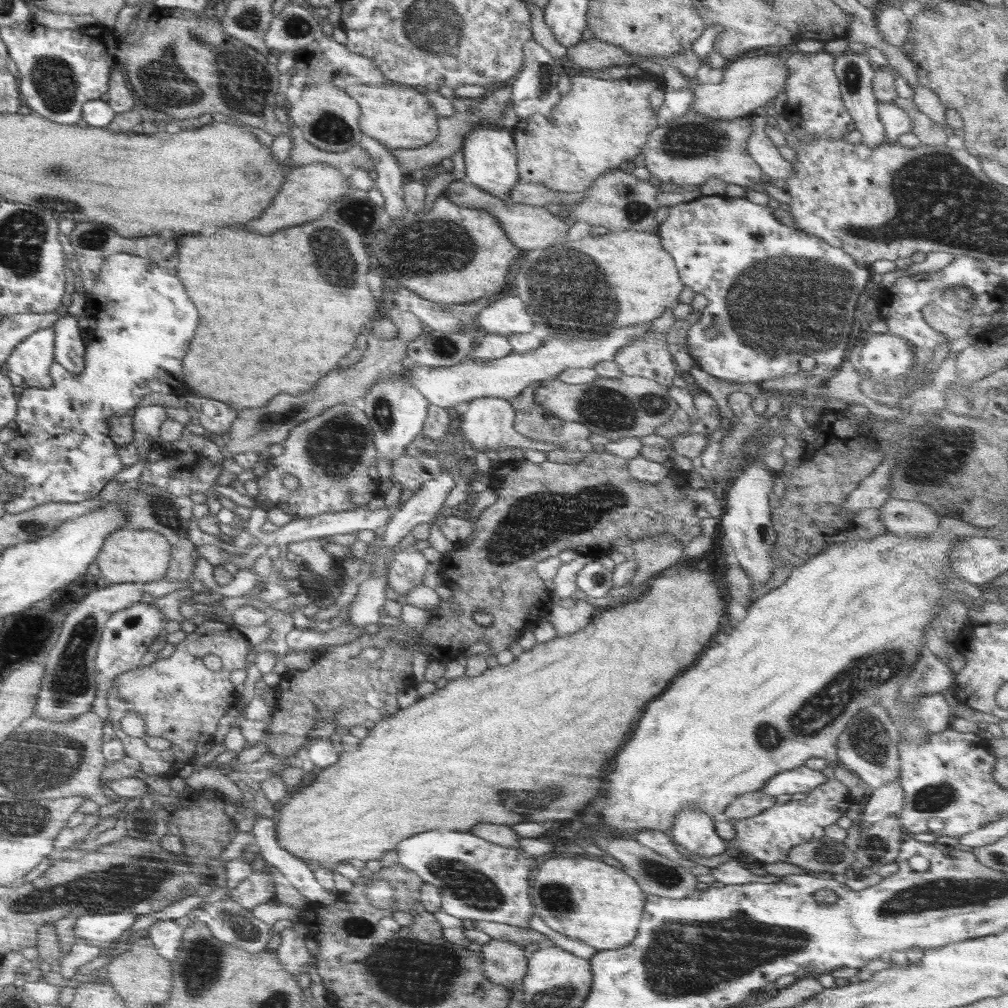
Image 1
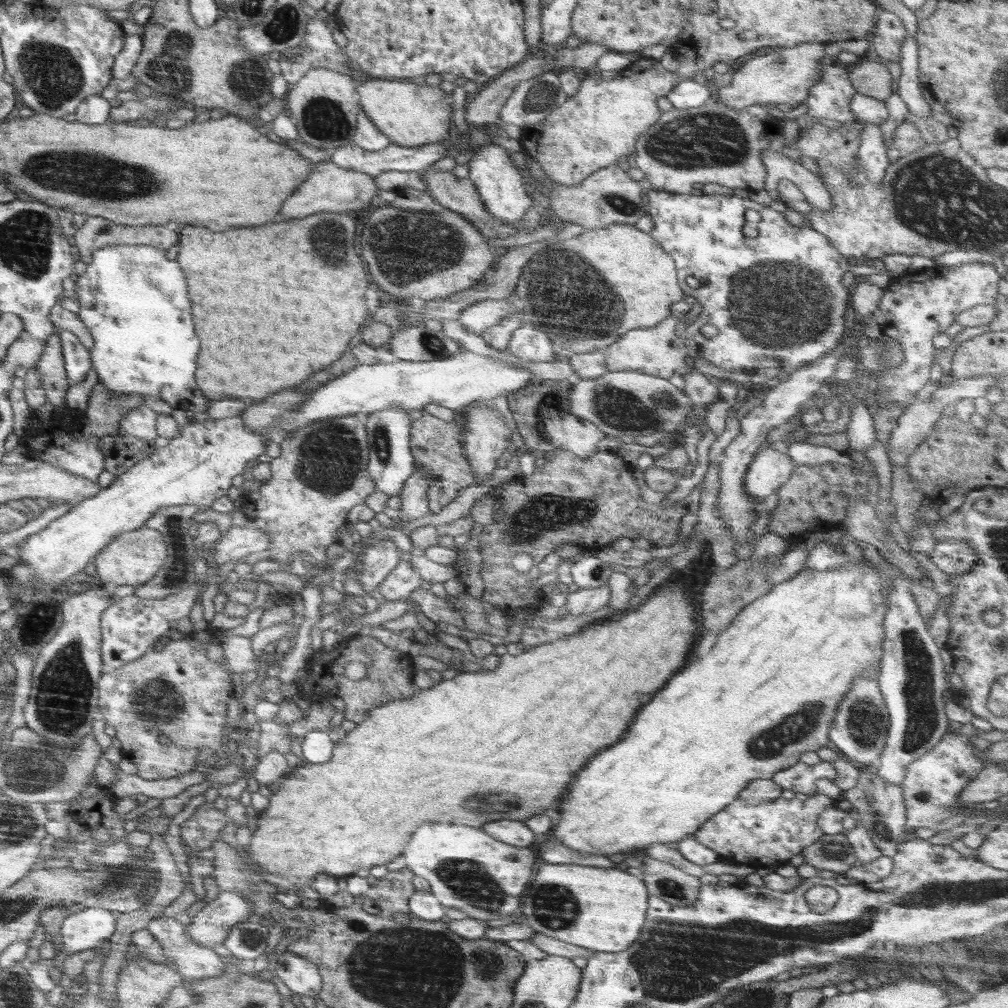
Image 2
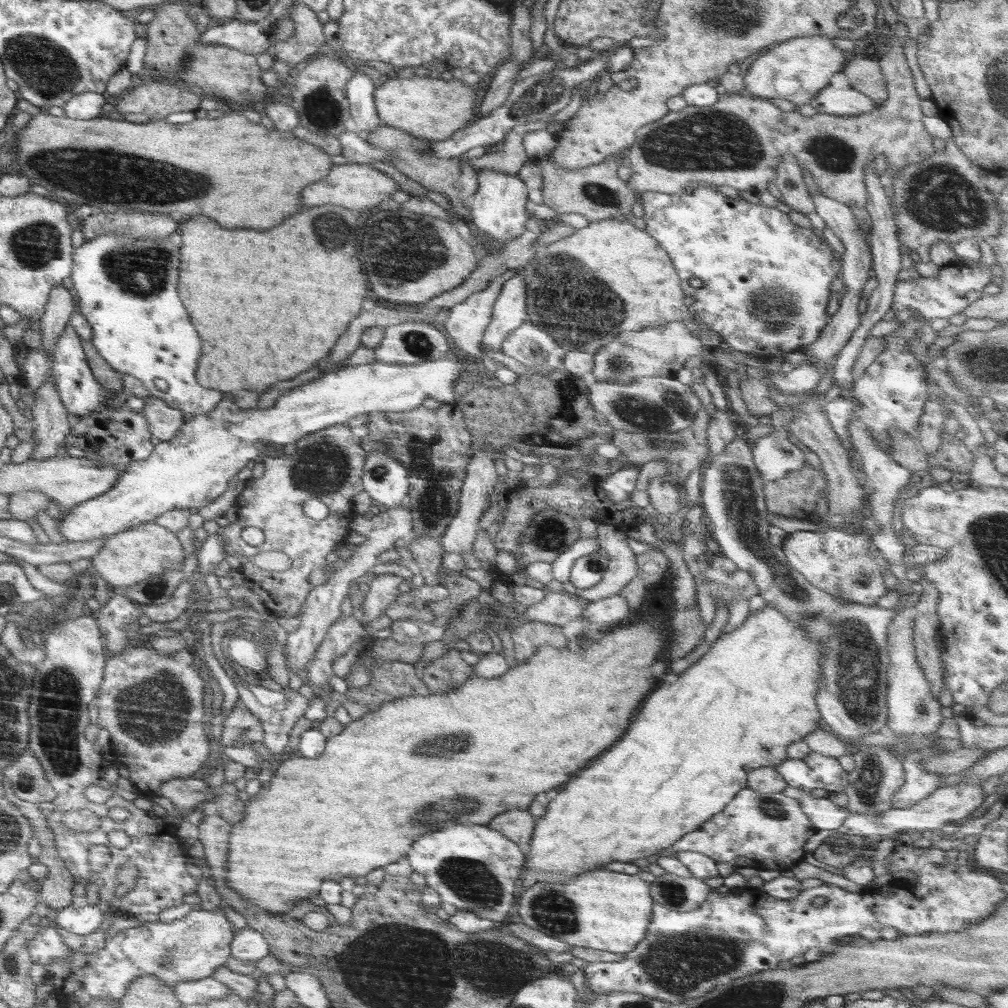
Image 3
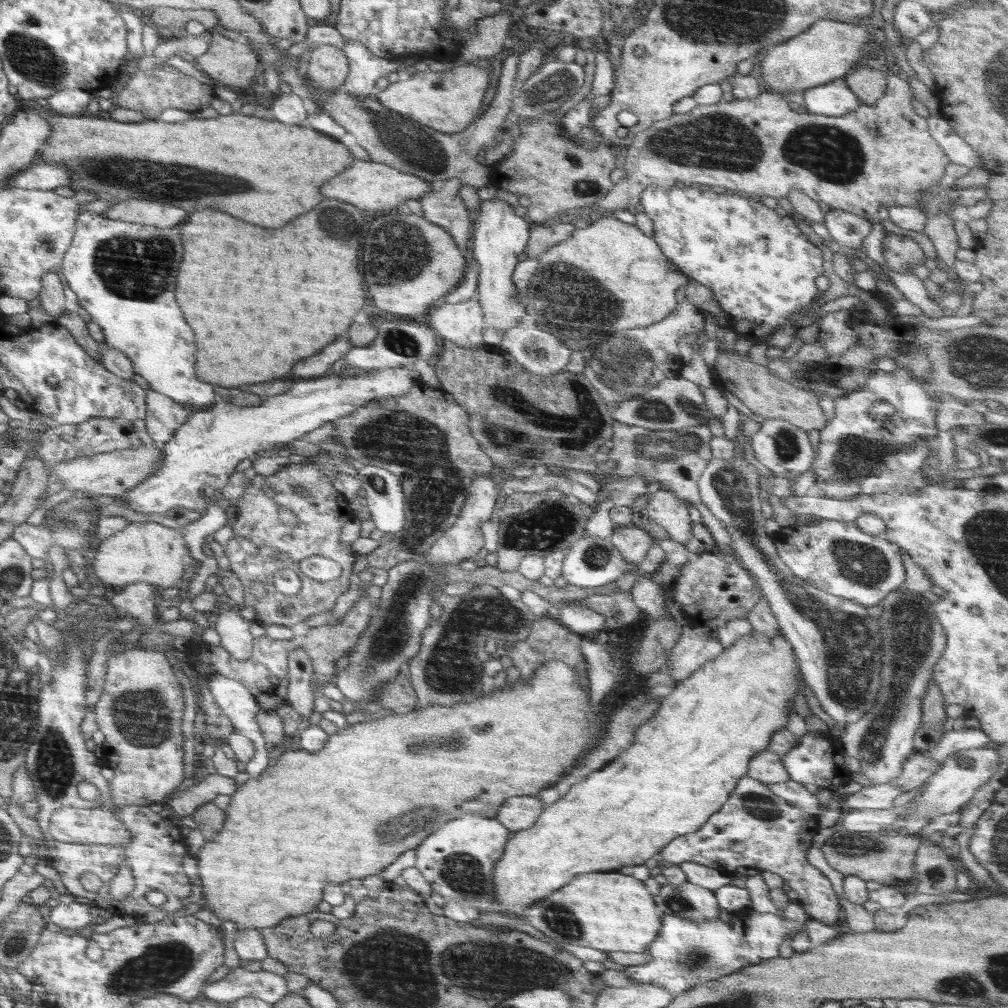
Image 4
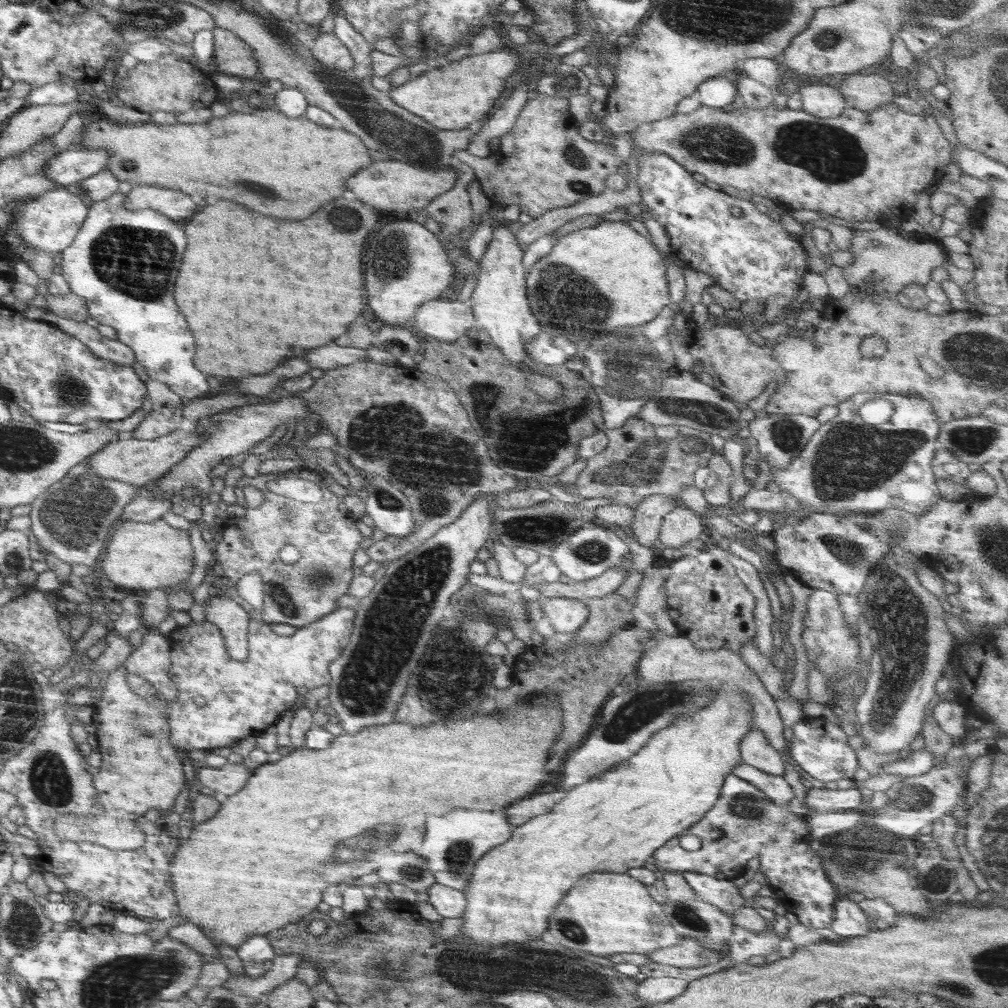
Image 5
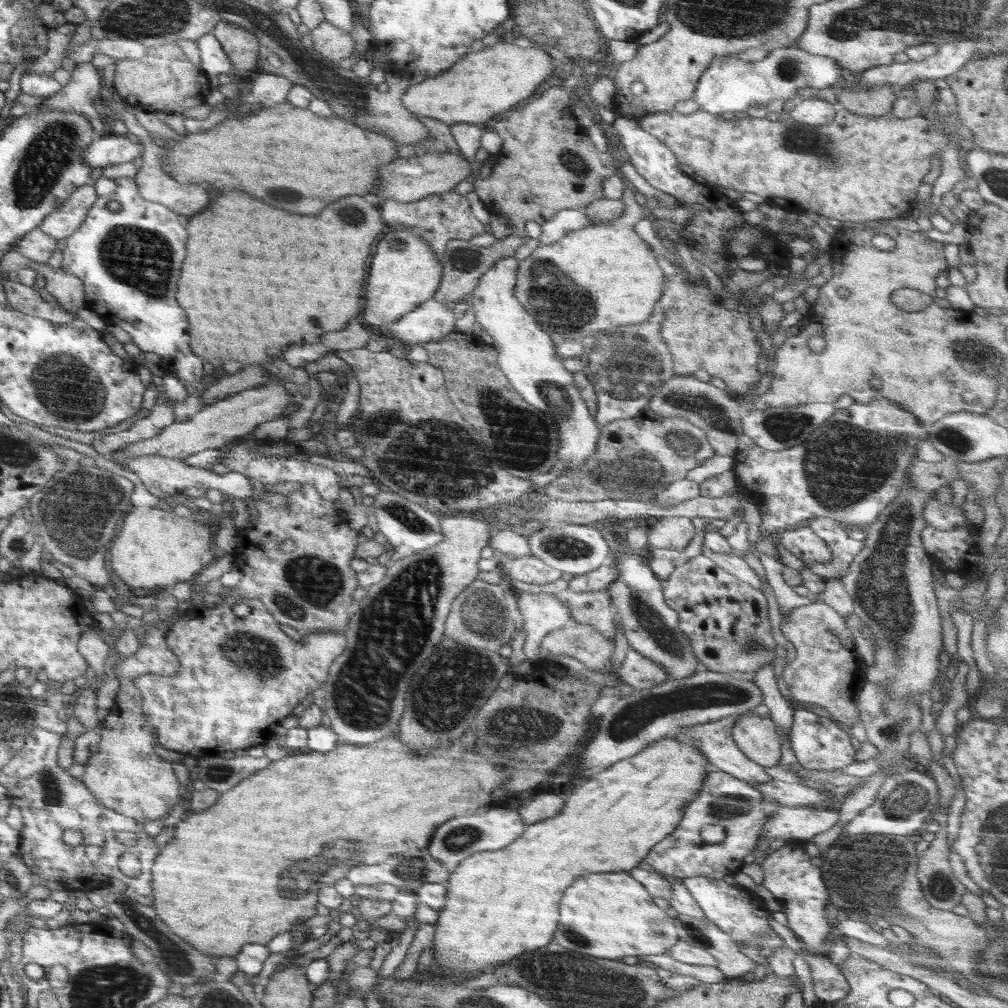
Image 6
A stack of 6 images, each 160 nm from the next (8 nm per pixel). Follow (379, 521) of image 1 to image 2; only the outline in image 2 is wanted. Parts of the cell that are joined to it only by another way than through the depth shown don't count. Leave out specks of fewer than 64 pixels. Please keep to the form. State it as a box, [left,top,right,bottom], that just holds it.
[212,526,270,570]

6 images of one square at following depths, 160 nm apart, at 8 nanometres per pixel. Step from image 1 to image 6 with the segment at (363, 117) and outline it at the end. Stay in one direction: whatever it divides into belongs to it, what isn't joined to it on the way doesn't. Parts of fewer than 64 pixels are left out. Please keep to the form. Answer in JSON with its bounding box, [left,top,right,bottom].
[401,41,555,126]

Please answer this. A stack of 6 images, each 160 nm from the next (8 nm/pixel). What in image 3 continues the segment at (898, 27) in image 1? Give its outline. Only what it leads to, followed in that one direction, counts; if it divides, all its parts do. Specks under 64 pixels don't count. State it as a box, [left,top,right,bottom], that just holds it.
[624,35,937,207]

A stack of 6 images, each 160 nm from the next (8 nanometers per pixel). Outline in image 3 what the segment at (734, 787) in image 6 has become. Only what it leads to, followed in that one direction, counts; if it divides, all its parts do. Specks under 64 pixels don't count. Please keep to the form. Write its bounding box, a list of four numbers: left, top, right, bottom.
[658,788,818,870]

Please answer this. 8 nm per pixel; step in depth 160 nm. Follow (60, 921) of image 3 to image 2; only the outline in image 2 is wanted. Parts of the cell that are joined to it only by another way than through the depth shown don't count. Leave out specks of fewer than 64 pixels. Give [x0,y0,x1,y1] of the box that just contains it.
[61,908,116,955]

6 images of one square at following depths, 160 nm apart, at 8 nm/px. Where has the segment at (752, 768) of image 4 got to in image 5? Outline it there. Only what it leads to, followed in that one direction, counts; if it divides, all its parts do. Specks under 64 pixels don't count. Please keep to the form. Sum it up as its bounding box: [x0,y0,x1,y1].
[740,727,784,776]

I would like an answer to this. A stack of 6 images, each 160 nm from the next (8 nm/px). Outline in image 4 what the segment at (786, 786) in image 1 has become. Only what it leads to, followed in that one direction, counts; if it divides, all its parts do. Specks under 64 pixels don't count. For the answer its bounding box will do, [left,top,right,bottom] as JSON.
[781,731,854,791]

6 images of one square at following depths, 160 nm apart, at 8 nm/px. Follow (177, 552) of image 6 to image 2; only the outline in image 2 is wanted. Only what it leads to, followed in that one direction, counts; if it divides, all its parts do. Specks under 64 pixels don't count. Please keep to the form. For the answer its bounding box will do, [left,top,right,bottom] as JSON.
[92,526,169,588]

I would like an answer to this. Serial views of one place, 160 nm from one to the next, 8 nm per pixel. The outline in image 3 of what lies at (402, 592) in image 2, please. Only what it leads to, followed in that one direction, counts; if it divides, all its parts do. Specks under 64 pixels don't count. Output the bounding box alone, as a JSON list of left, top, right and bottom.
[361,574,405,621]

